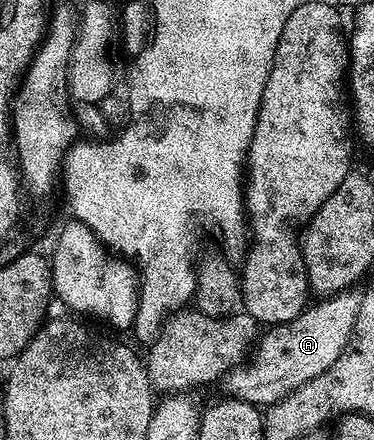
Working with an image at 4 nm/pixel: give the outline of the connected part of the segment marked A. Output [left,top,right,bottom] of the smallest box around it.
[231,291,358,407]

